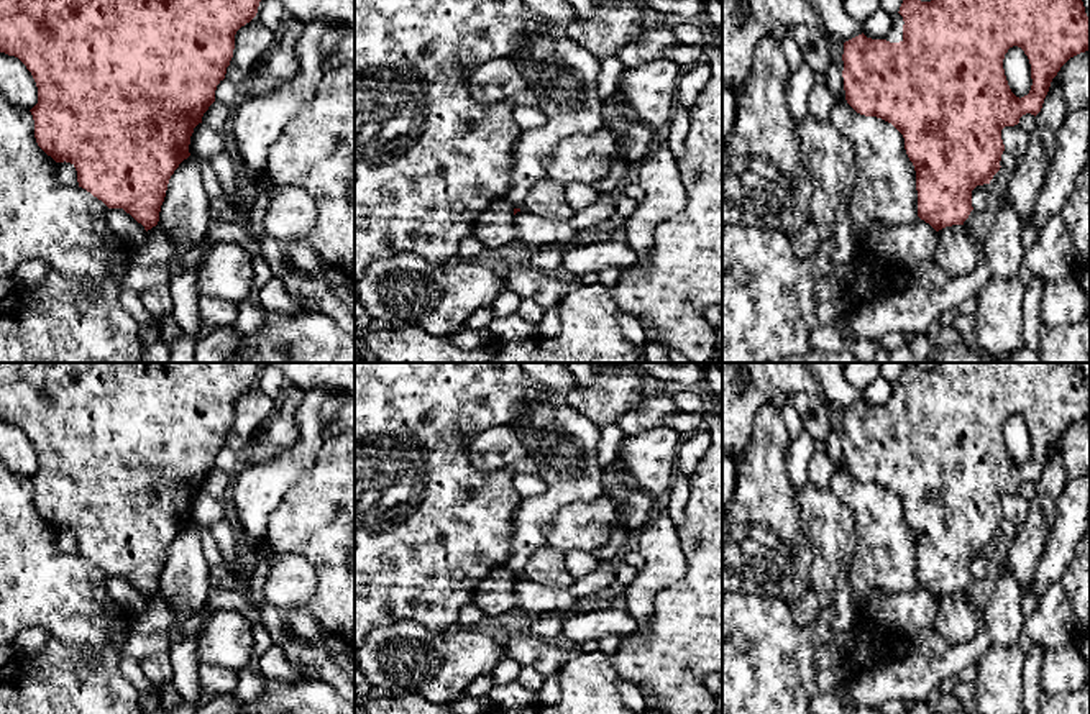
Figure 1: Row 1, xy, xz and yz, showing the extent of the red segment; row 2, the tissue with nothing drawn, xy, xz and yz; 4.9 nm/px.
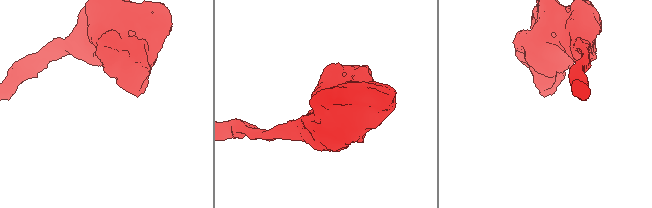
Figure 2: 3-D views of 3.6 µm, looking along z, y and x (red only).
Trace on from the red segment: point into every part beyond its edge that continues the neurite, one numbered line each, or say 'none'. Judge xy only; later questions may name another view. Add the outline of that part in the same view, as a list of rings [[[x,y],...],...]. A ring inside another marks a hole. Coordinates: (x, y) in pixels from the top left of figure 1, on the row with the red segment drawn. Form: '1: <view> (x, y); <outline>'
none

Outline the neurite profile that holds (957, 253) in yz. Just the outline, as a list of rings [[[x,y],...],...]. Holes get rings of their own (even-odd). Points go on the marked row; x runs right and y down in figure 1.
[[[962,225],[946,227],[937,231],[937,246],[932,259],[949,277],[972,274],[982,261],[982,246]]]

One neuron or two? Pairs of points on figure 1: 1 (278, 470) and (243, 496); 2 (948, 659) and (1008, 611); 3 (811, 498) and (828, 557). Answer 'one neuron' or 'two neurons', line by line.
1: one neuron
2: one neuron
3: one neuron

